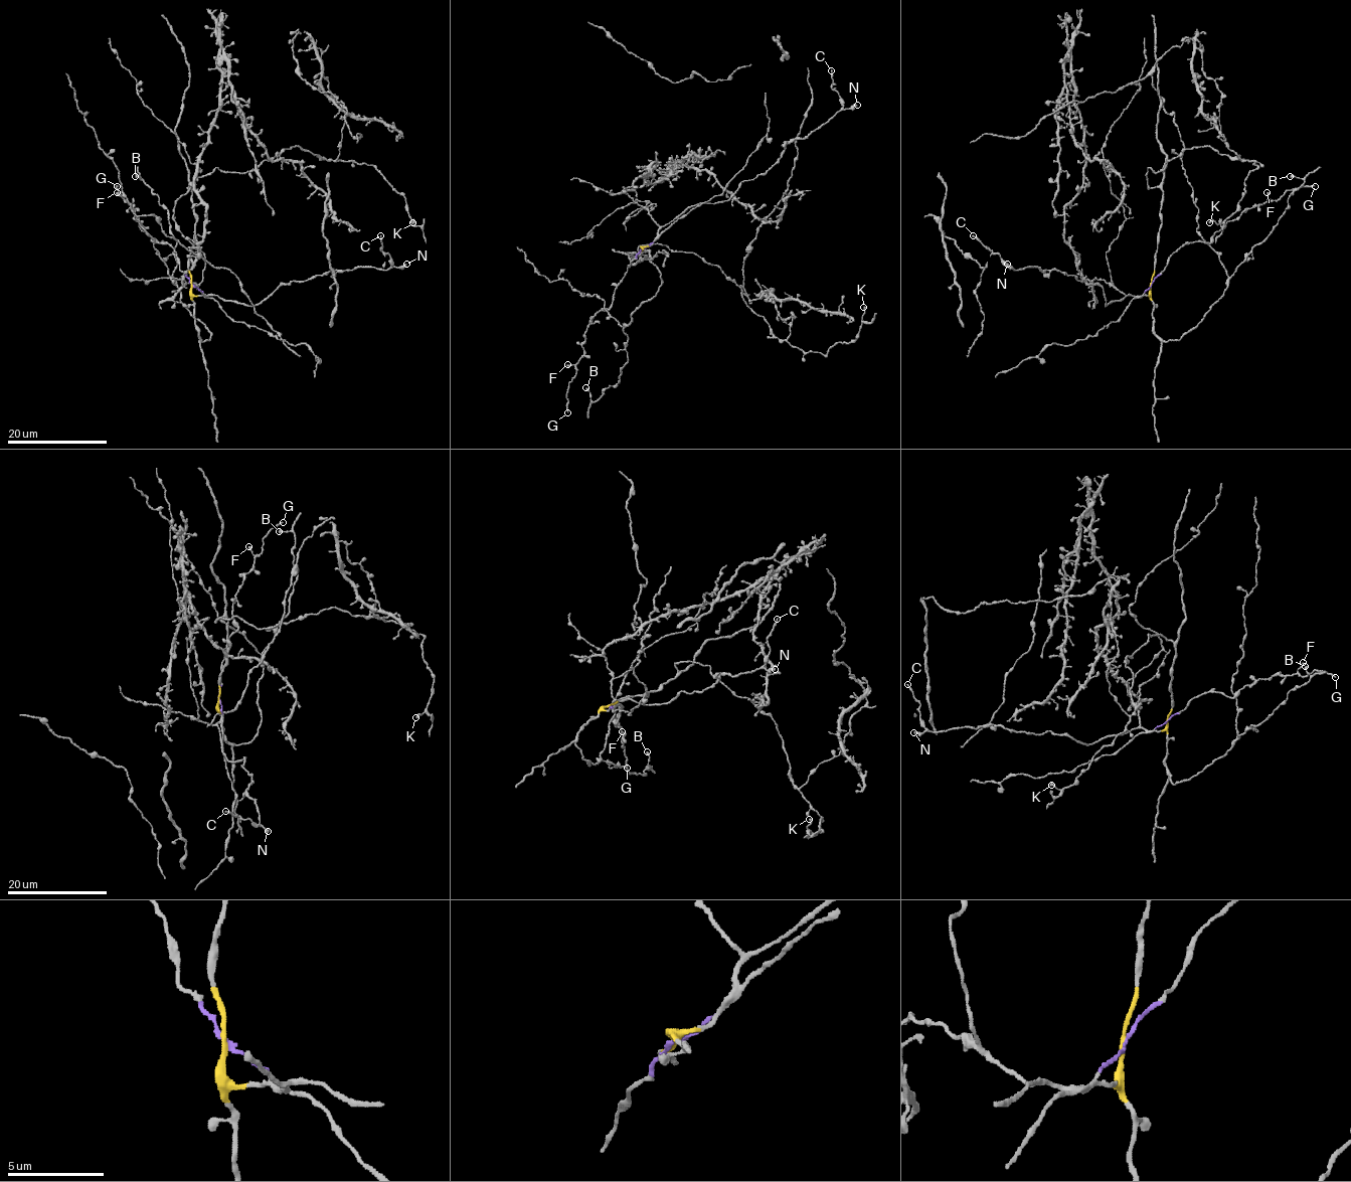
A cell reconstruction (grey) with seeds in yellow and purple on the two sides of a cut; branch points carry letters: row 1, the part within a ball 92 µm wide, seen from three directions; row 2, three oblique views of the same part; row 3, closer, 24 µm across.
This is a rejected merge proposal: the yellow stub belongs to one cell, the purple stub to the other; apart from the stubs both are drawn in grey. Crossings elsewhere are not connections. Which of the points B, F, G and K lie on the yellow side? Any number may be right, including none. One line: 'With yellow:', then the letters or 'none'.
With yellow: B, K

